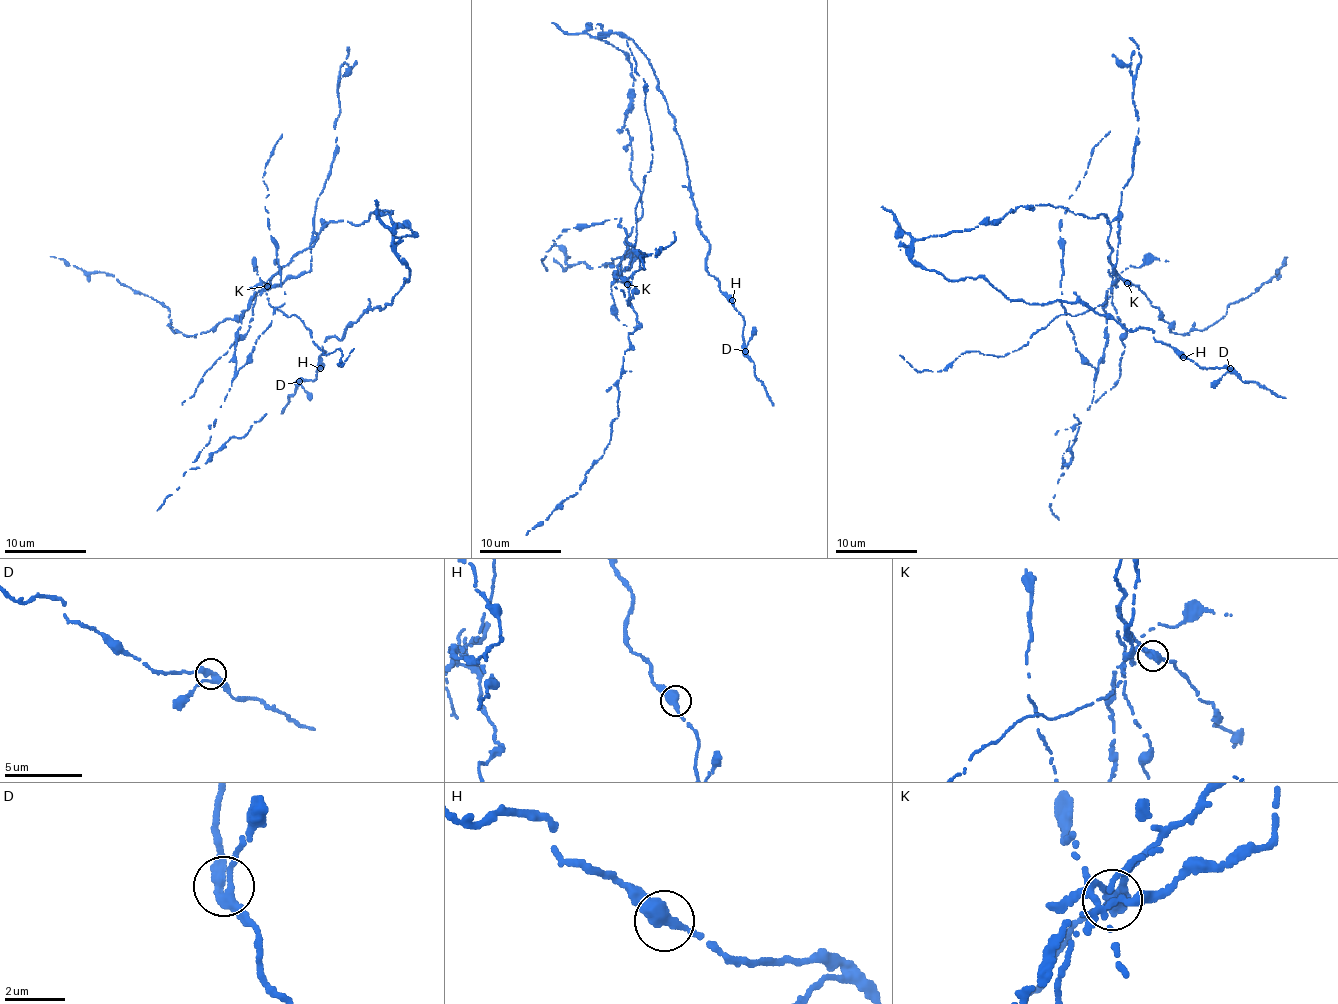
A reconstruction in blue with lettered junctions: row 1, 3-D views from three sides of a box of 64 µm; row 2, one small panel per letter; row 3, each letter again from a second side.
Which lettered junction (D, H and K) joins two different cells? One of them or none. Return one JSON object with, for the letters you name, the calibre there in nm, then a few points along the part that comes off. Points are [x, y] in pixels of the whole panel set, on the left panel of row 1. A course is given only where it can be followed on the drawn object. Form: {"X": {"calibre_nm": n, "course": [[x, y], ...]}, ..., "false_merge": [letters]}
{"K": {"calibre_nm": 320, "course": [[267, 286], [262, 282], [241, 316], [238, 370], [272, 321], [273, 311], [284, 302], [262, 178], [283, 134]]}, "false_merge": ["K"]}

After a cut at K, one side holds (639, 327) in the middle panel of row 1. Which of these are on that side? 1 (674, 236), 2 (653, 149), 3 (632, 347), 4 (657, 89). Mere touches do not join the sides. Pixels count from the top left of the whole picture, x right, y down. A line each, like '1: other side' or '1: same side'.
1: other side
2: other side
3: same side
4: same side

